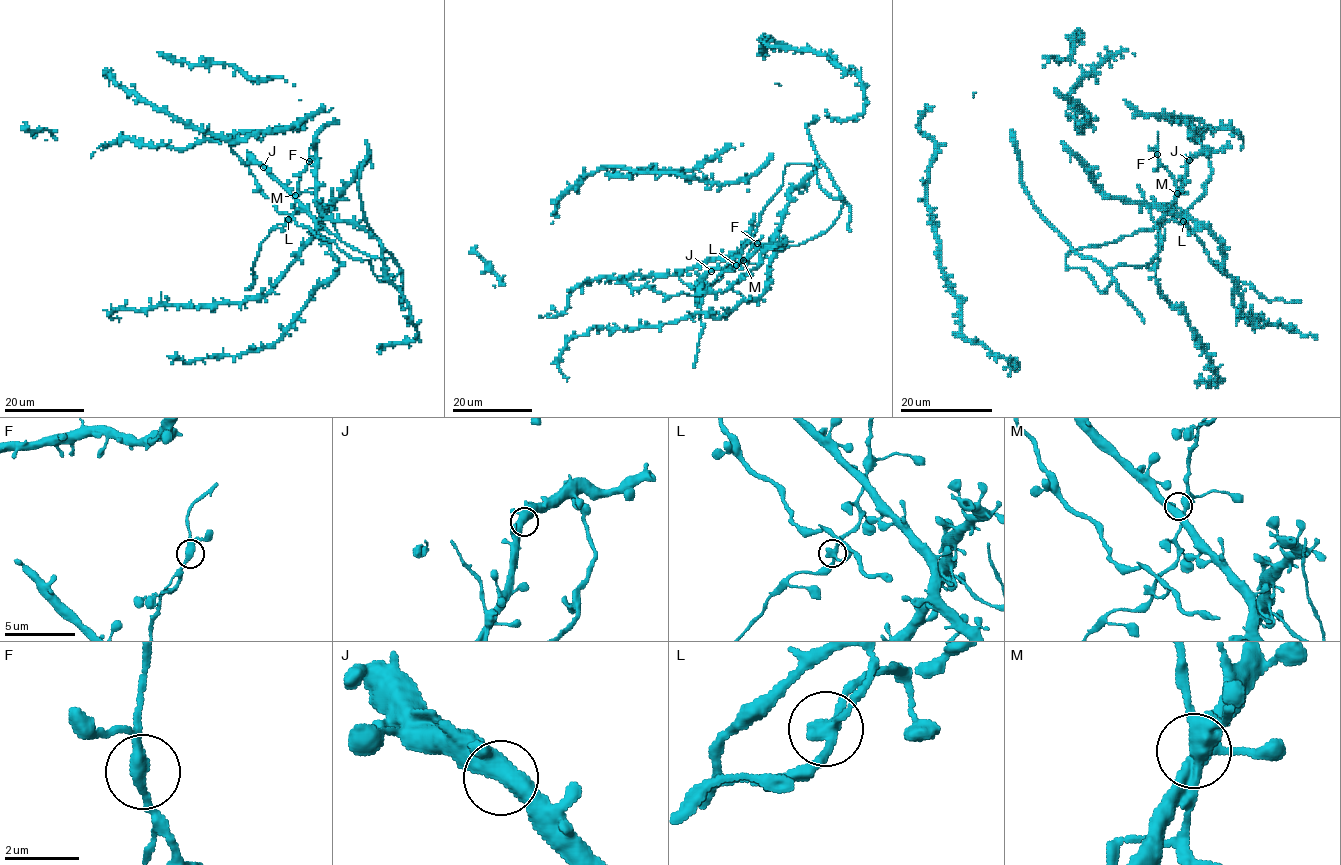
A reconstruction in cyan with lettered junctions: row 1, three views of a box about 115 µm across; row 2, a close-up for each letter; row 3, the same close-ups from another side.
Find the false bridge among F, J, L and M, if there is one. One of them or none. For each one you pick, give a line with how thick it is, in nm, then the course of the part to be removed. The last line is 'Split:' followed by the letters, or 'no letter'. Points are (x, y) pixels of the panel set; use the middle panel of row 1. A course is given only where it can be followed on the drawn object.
L: 320 nm
Split: L

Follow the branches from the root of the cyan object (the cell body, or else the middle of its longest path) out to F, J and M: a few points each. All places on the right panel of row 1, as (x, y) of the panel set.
F: (1090, 245), (1105, 245), (1140, 230), (1153, 230), (1170, 220), (1182, 221), (1176, 213), (1176, 180), (1157, 154)
J: (1090, 245), (1105, 245), (1140, 230), (1153, 230), (1170, 220), (1181, 222), (1176, 213), (1176, 200), (1189, 160)
M: (1090, 245), (1105, 245), (1140, 230), (1153, 230), (1170, 220), (1181, 222), (1176, 213), (1177, 193)

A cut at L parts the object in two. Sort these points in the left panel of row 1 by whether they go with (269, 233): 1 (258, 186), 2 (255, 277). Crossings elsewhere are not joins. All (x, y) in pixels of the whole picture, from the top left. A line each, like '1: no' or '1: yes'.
1: no
2: yes

